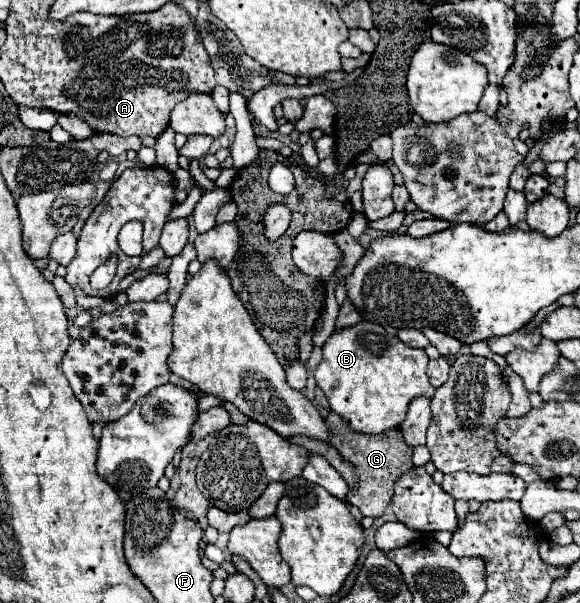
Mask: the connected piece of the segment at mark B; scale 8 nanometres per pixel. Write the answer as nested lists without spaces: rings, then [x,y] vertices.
[[[365,320],[333,332],[323,344],[323,360],[315,370],[317,386],[325,392],[331,410],[361,434],[381,434],[399,426],[413,398],[431,398],[435,392],[425,374],[429,364],[425,350],[409,348],[399,338],[383,334],[379,324]]]

